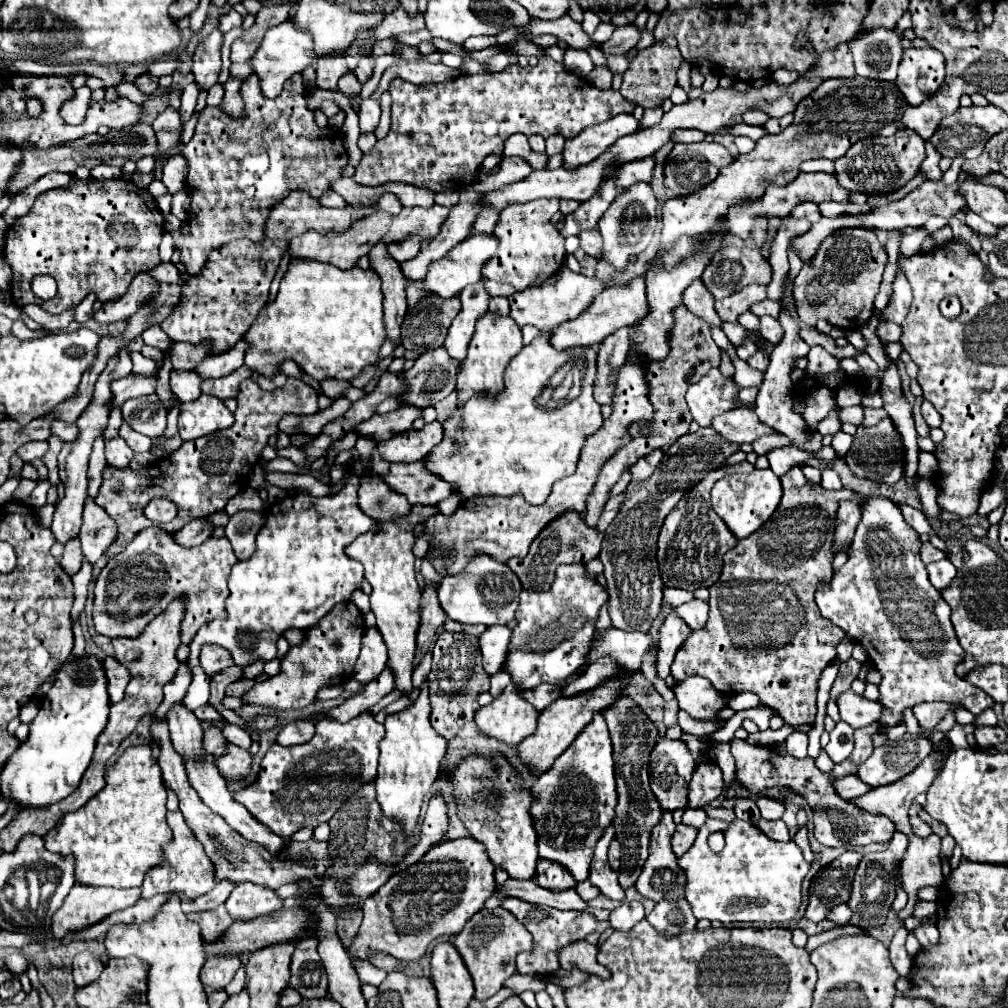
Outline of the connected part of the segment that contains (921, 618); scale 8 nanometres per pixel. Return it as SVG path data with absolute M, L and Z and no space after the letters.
M867 496L849 560L833 574L831 584L819 586L815 594L821 614L861 644L883 676L879 684L879 702L887 708L879 720L883 732L901 724L903 710L919 702L959 702L975 716L995 704L981 688L955 674L963 648L951 628L951 608L931 586L919 550L921 538L903 520L899 506L885 496Z

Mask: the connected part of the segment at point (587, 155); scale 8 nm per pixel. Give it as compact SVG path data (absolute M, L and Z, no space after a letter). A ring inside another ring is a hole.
M619 114L599 126L585 128L579 136L565 142L563 158L565 168L577 168L581 164L589 164L597 156L601 156L617 138L633 134L639 128L633 114Z

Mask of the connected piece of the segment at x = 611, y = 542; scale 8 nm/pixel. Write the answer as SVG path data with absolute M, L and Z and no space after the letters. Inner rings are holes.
M699 428L695 434L689 432L675 442L675 446L669 452L679 454L665 458L651 478L641 482L635 480L627 486L625 502L621 504L617 518L603 532L603 548L599 554L605 566L605 578L609 588L611 626L627 632L649 630L663 600L663 580L659 576L655 560L659 528L667 512L675 508L683 492L693 488L703 478L705 472L721 468L725 460L737 450L739 446L719 436L719 432L713 432L711 428Z

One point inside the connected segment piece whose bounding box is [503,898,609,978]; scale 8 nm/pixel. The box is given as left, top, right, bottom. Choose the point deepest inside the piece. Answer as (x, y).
(552, 929)

